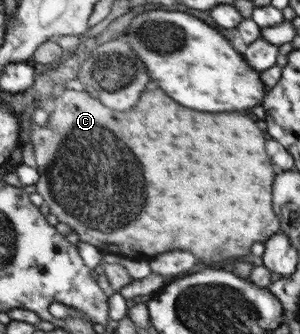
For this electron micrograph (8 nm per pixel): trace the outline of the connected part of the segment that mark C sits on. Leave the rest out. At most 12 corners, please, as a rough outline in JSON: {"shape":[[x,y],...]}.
{"shape":[[84,91],[31,123],[43,208],[102,254],[279,231],[242,113]]}

